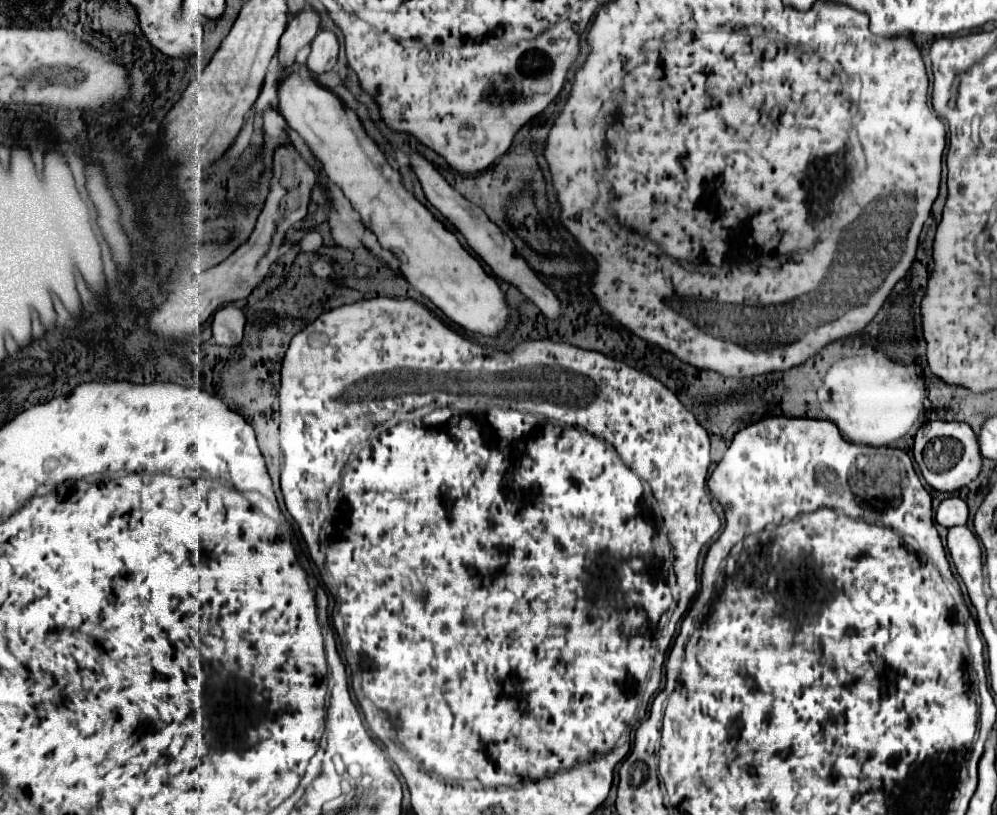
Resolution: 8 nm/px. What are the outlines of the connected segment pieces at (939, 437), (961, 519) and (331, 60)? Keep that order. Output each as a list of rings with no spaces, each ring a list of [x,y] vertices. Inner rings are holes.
[[[929,421],[917,435],[913,445],[913,457],[921,469],[925,481],[943,493],[955,493],[959,487],[971,483],[981,469],[981,453],[977,449],[977,435],[967,423],[959,421]]]
[[[957,495],[943,499],[941,505],[935,511],[935,521],[943,527],[955,527],[955,525],[965,525],[969,517],[969,509],[965,507],[965,501],[959,499]]]
[[[319,31],[319,35],[311,43],[311,53],[307,57],[307,65],[313,73],[323,73],[331,71],[337,63],[339,55],[339,41],[333,31]]]

